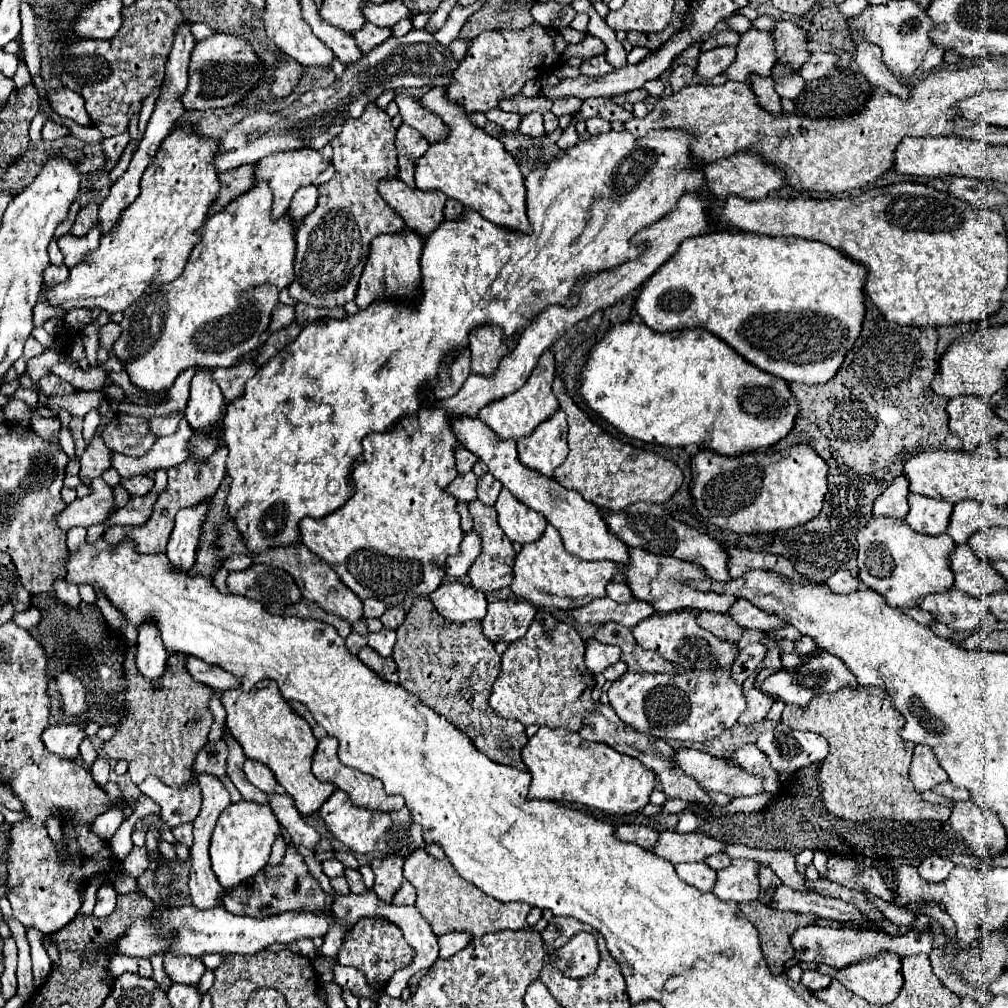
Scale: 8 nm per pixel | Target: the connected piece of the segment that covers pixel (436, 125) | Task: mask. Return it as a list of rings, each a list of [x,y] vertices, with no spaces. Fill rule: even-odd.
[[[396,94],[394,102],[400,108],[400,116],[404,124],[416,128],[430,144],[444,138],[444,134],[448,132],[444,130],[444,124],[440,122],[440,118],[420,104],[420,98],[414,98],[408,94]]]

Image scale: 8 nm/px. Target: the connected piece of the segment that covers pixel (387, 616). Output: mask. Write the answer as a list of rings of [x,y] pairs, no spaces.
[[[388,608],[380,620],[382,620],[384,628],[388,628],[388,630],[396,630],[396,628],[404,622],[404,616],[406,616],[404,610],[400,610],[400,608]]]

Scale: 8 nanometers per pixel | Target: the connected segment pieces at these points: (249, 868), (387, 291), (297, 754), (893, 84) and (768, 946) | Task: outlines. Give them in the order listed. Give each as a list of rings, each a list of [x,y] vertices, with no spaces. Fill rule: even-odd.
[[[240,800],[238,804],[230,804],[218,818],[212,840],[210,840],[210,858],[212,870],[218,882],[230,890],[240,886],[244,880],[258,874],[270,858],[270,848],[280,834],[278,820],[270,806],[260,806],[254,802]]]
[[[404,228],[396,234],[380,234],[370,242],[370,254],[368,262],[362,270],[360,284],[356,290],[354,302],[358,308],[368,308],[374,300],[378,298],[400,298],[400,300],[412,300],[418,292],[418,280],[420,280],[420,254],[422,254],[422,242],[424,238],[410,230]]]
[[[240,688],[224,690],[222,706],[226,708],[228,714],[226,724],[232,736],[244,748],[244,754],[256,762],[266,764],[274,772],[278,784],[294,798],[298,812],[302,814],[318,812],[322,802],[336,788],[332,784],[318,782],[310,770],[310,762],[318,742],[308,722],[290,708],[290,704],[282,698],[278,690],[276,692],[242,692]]]
[[[856,38],[852,42],[856,46],[856,64],[862,70],[862,74],[868,78],[868,82],[882,86],[900,98],[908,98],[908,88],[884,66],[882,50],[866,42],[864,38]]]
[[[756,900],[756,902],[744,902],[740,904],[742,914],[756,926],[760,948],[764,954],[764,960],[768,964],[768,970],[772,974],[784,972],[782,966],[786,960],[794,956],[790,938],[794,930],[816,924],[820,916],[816,914],[800,914],[800,912],[780,912],[772,906]]]

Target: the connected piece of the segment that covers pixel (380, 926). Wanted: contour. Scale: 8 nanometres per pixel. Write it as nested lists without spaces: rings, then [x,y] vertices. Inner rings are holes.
[[[360,918],[360,922],[356,922],[356,926],[352,926],[344,936],[342,948],[338,952],[338,962],[342,966],[358,968],[372,990],[384,990],[394,972],[404,966],[410,966],[414,962],[414,956],[414,948],[404,940],[396,924],[376,922],[376,918]]]

